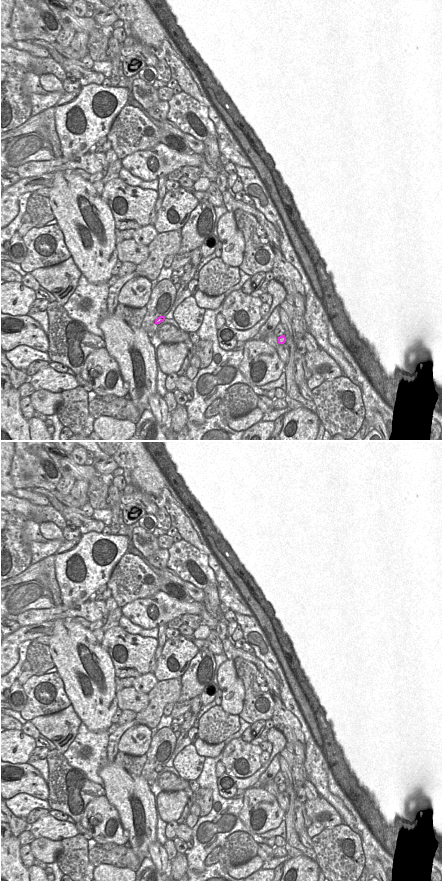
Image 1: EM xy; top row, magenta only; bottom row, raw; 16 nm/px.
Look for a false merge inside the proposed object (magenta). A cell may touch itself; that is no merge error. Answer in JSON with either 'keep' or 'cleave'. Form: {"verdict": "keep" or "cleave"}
{"verdict": "keep"}

